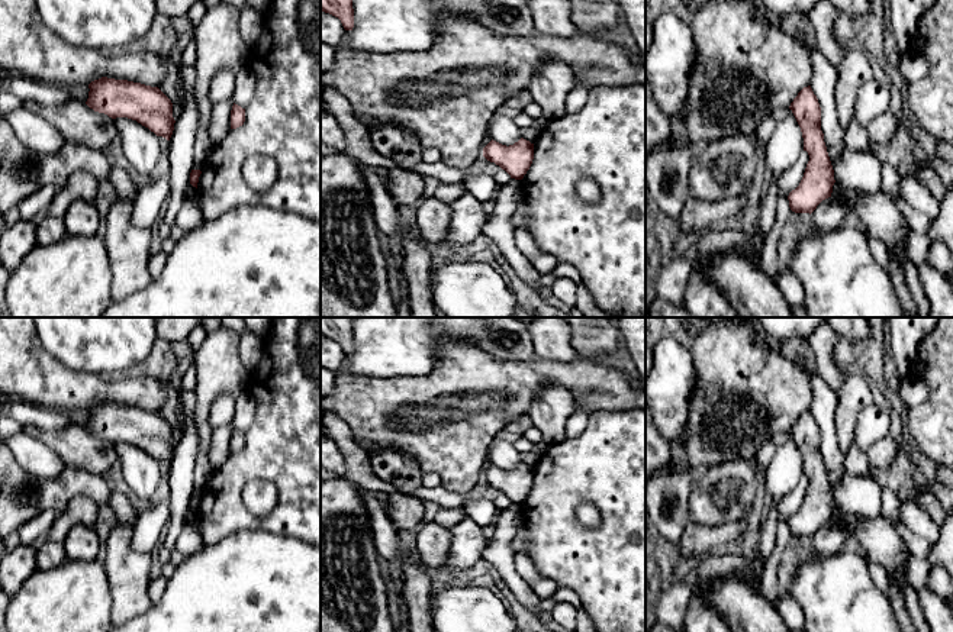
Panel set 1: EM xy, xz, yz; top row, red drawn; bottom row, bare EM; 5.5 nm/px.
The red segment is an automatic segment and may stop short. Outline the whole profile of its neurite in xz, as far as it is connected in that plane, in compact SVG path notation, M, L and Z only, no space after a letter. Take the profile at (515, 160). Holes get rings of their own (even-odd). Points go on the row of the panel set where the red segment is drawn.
M521 138L506 146L492 139L483 148L483 157L505 170L511 178L522 180L534 159L534 144Z

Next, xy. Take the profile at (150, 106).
M102 77L88 84L86 104L112 119L128 117L170 141L174 130L173 103L158 88L128 80Z

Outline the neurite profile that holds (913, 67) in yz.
M914 51L904 52L898 71L907 84L921 80L928 72L928 61Z

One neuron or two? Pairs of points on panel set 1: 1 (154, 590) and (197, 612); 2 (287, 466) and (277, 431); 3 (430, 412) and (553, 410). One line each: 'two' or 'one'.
1: two
2: one
3: two

